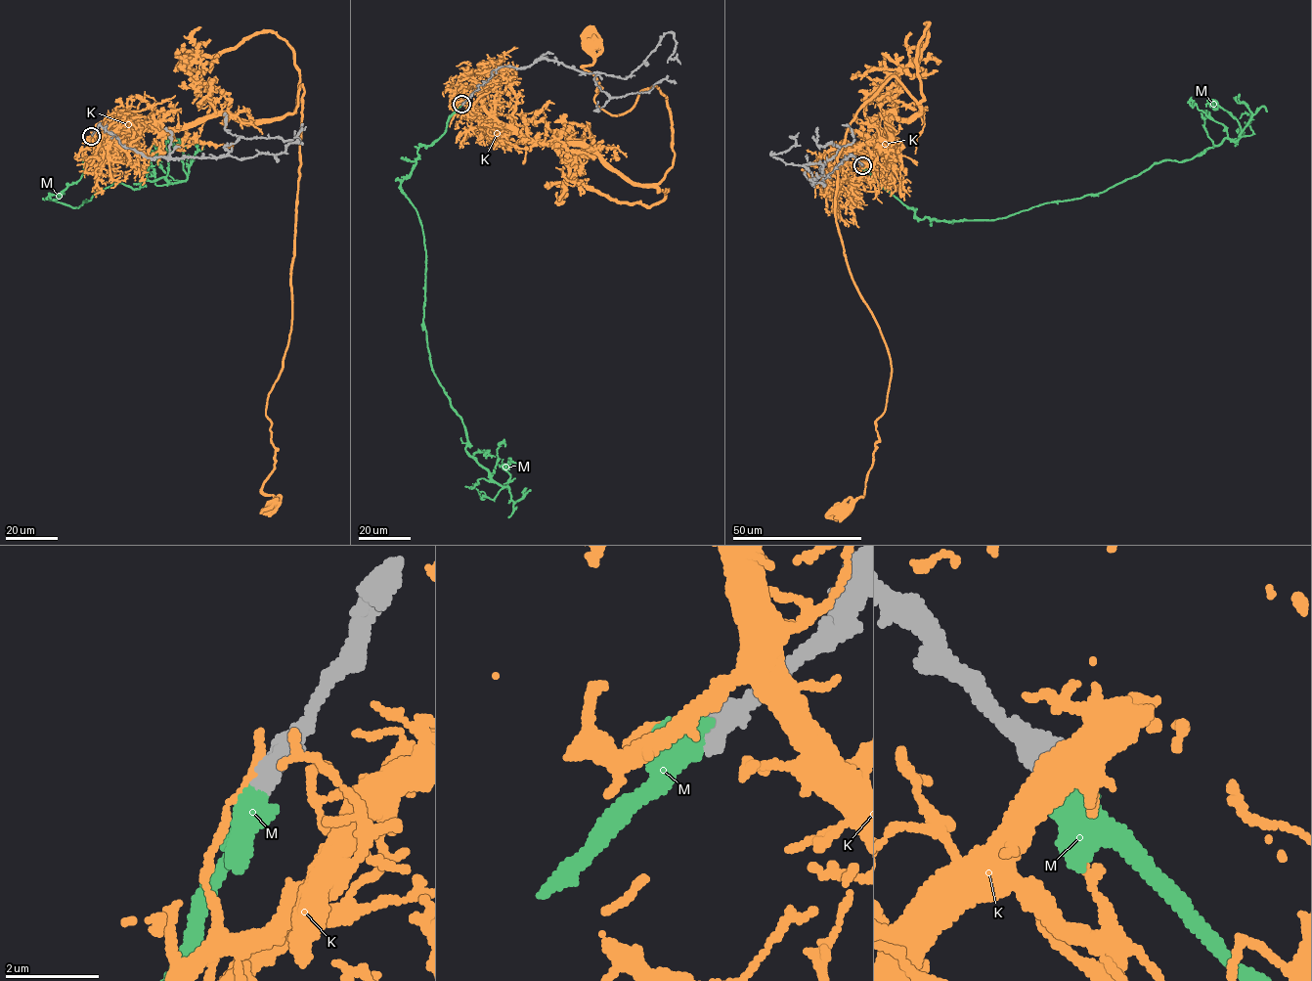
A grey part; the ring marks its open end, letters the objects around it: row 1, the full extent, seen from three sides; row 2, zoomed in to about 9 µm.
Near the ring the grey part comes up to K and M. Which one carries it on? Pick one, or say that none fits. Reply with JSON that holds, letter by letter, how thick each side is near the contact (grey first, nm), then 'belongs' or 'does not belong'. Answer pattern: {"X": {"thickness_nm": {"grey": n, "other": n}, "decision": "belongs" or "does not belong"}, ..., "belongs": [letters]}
{"K": {"thickness_nm": {"grey": 600, "other": 140}, "decision": "does not belong"}, "M": {"thickness_nm": {"grey": 550, "other": 650}, "decision": "belongs"}, "belongs": ["M"]}

